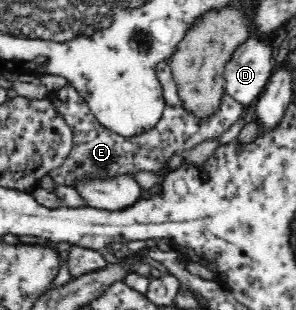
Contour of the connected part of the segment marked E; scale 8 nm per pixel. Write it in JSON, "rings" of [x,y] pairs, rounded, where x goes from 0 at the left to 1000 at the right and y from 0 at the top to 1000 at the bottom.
{"rings":[[[564,194],[530,203],[527,235],[547,265],[557,348],[541,390],[514,416],[490,423],[480,435],[419,445],[358,416],[307,361],[294,326],[270,310],[247,281],[233,277],[169,303],[169,313],[196,361],[216,374],[223,397],[243,413],[247,471],[220,516],[166,565],[189,594],[236,600],[240,571],[297,565],[311,571],[355,574],[358,568],[443,565],[446,555],[497,552],[524,558],[551,545],[544,532],[578,532],[591,513],[615,503],[628,481],[655,474],[696,448],[730,448],[764,416],[818,374],[824,345],[780,306],[757,297],[747,306],[736,345],[686,381],[669,381],[655,361],[628,352],[608,323],[595,265]]]}

